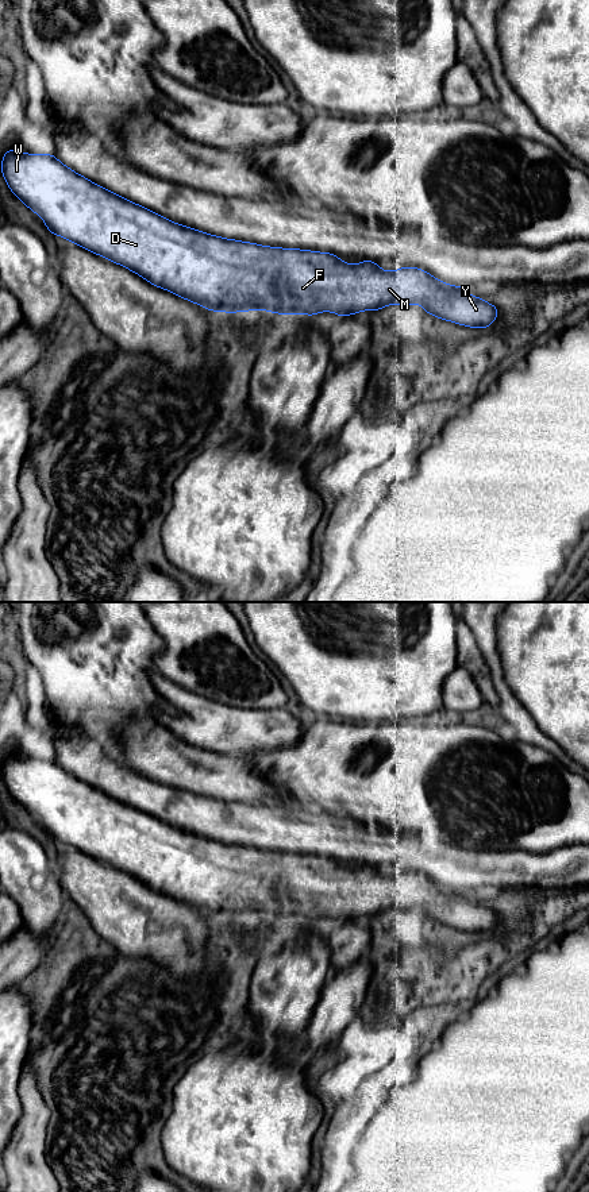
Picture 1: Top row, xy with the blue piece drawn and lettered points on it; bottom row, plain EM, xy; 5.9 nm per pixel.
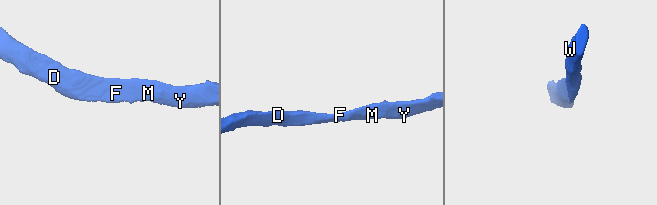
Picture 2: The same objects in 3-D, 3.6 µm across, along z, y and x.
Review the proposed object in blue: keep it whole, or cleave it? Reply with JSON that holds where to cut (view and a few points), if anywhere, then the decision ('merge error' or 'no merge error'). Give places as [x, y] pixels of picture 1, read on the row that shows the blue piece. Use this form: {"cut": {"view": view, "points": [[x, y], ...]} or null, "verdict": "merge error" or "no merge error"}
{"cut": null, "verdict": "no merge error"}

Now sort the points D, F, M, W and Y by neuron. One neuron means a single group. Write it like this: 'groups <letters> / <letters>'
groups D F M W Y

